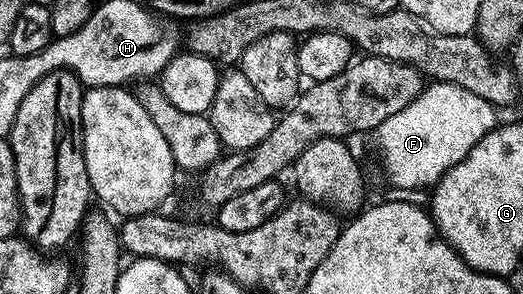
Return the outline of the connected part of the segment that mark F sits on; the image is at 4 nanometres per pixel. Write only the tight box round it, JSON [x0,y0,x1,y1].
[379,81,496,190]

